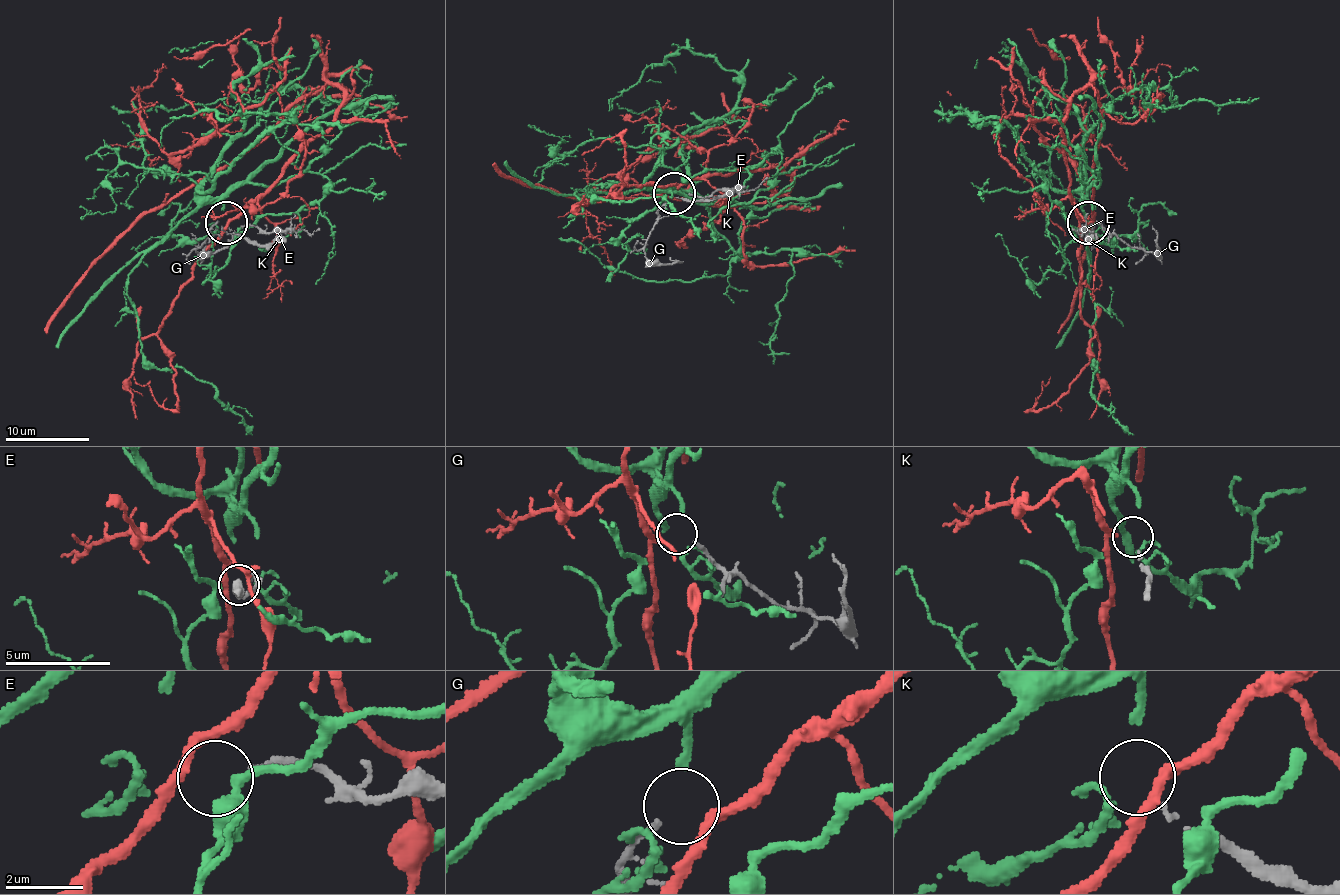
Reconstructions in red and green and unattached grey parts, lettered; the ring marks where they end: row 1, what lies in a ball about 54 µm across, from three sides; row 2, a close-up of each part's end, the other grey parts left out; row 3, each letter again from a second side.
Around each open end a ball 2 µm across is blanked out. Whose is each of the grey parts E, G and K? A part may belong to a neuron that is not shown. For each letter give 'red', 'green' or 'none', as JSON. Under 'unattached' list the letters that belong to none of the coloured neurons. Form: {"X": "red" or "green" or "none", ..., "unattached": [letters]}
{"E": "none", "G": "none", "K": "none", "unattached": ["E", "G", "K"]}

